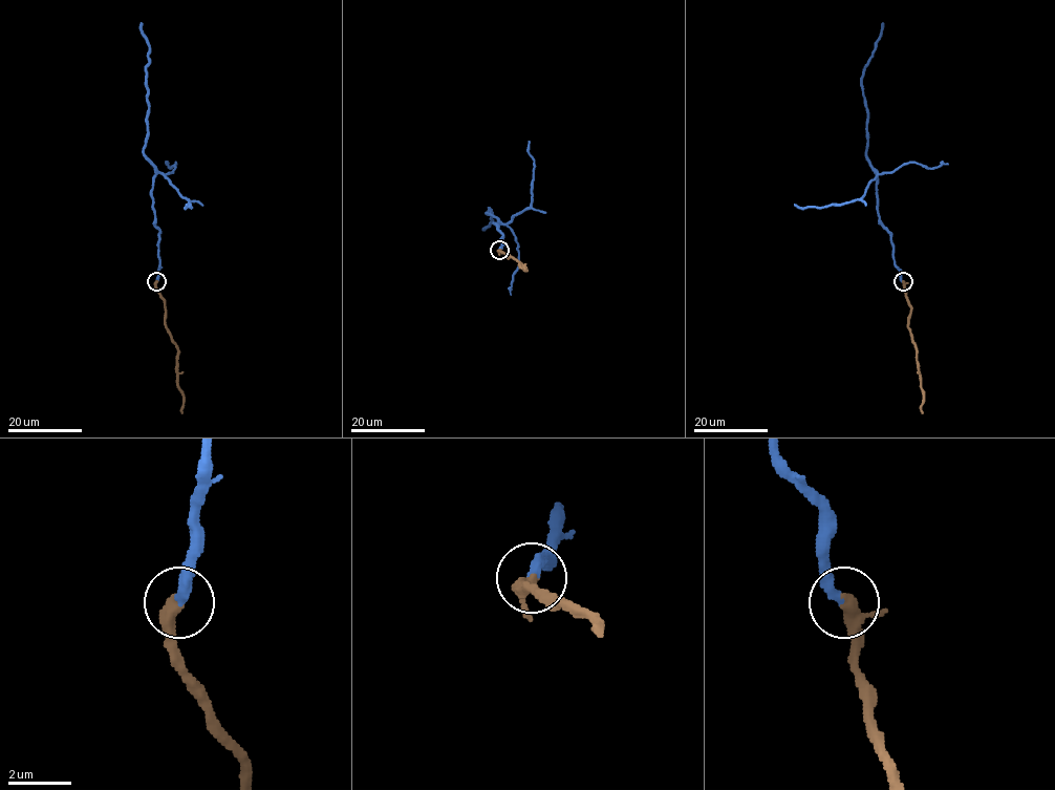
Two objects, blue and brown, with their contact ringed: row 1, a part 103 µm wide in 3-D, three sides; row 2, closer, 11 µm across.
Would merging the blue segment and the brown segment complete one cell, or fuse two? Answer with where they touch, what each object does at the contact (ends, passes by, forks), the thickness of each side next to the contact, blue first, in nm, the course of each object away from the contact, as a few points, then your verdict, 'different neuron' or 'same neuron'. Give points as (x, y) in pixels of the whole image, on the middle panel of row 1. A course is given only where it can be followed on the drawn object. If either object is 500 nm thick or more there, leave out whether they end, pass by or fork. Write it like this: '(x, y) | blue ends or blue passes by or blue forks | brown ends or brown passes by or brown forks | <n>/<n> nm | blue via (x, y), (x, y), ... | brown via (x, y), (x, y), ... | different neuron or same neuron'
(499, 250) | blue ends | brown passes by | 320/360 nm | blue via (499, 250), (502, 234), (494, 222), (496, 217), (486, 213), (491, 214), (490, 208), (492, 221), (483, 230) | brown via (499, 250), (508, 258), (509, 254), (521, 262), (520, 267), (524, 269) | same neuron

